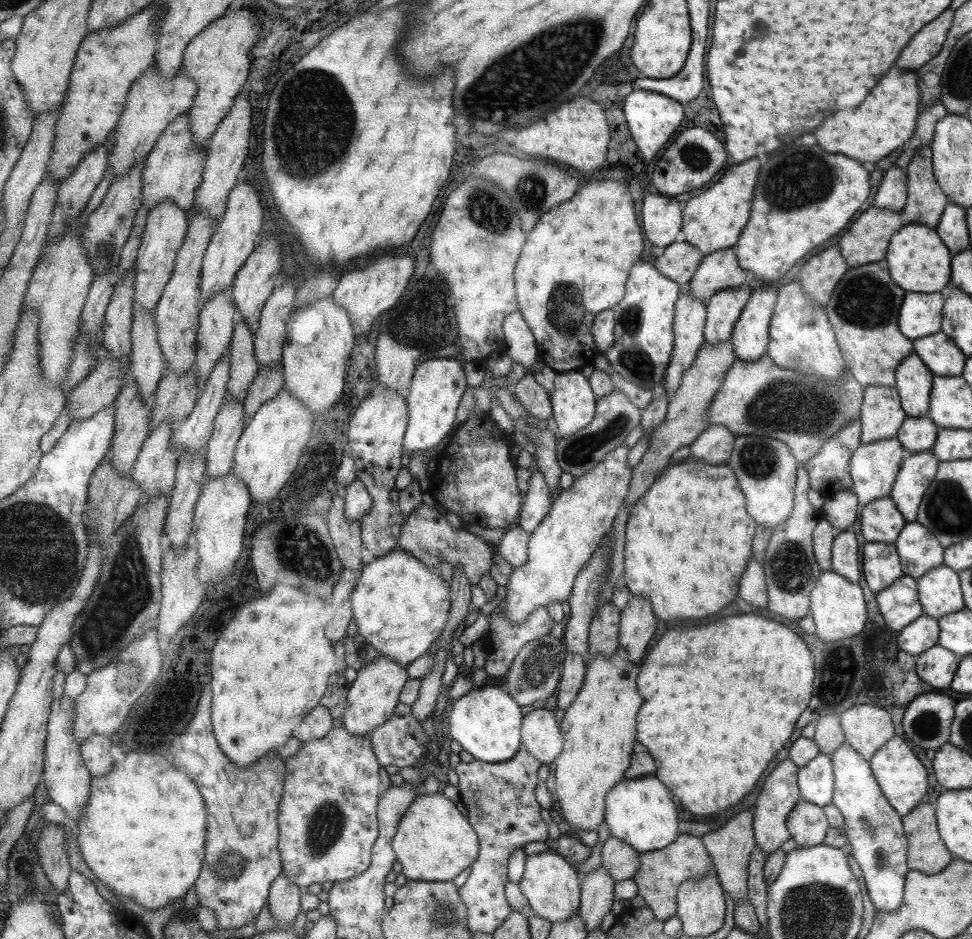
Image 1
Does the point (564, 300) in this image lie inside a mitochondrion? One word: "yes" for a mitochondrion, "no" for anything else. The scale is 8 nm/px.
yes

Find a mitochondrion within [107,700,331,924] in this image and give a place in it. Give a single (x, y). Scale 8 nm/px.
(231, 866)

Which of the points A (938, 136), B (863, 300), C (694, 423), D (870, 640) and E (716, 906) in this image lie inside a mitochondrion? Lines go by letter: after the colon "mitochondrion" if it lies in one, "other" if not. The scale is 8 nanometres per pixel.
A: other
B: mitochondrion
C: other
D: other
E: other

